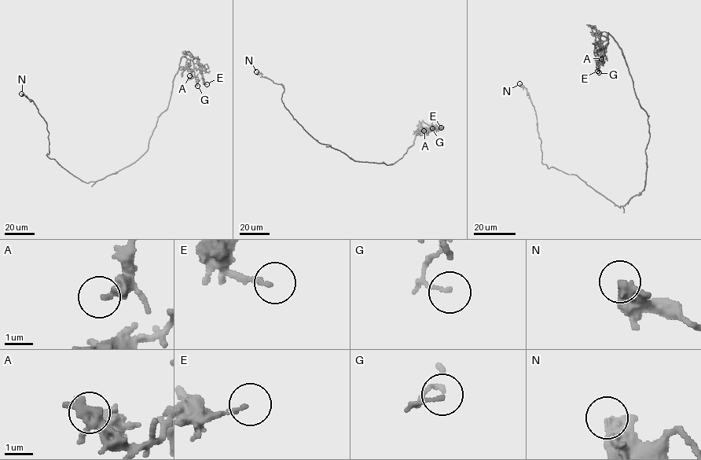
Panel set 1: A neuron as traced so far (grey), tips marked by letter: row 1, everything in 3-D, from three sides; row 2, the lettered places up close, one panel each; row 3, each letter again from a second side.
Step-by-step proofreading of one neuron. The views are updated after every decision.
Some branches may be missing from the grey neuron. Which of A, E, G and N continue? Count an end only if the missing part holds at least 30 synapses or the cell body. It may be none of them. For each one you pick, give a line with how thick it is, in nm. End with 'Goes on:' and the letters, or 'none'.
Goes on: none

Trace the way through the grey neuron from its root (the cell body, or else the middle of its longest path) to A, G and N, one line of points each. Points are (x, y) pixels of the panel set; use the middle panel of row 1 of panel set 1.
A: (354, 160), (393, 163), (413, 144), (416, 135), (427, 134), (428, 132), (423, 130)
G: (354, 160), (393, 163), (413, 144), (416, 135), (427, 135), (432, 128)
N: (354, 160), (313, 138), (284, 106), (281, 99), (284, 86), (256, 71)

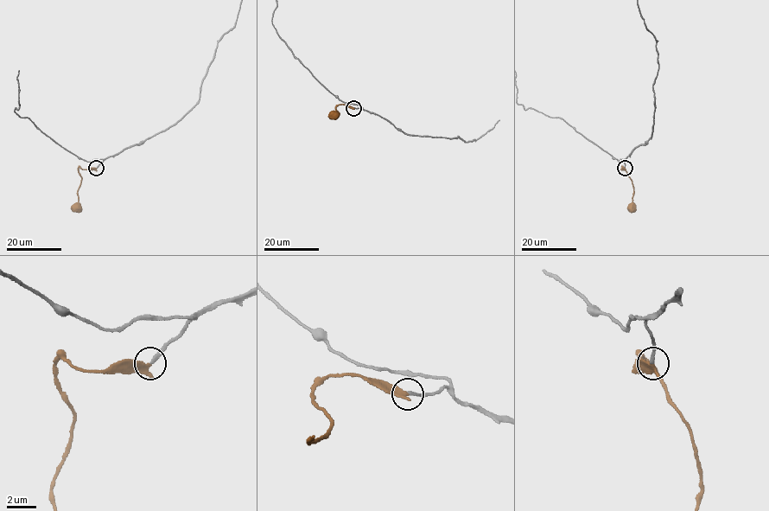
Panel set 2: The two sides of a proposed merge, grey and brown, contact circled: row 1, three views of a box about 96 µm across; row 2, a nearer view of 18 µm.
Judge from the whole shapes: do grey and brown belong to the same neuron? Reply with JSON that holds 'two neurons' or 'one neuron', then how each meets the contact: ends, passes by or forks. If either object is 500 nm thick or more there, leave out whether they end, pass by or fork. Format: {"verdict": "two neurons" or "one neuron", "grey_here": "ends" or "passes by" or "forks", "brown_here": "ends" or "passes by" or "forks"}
{"verdict": "one neuron", "grey_here": "ends", "brown_here": "ends"}

